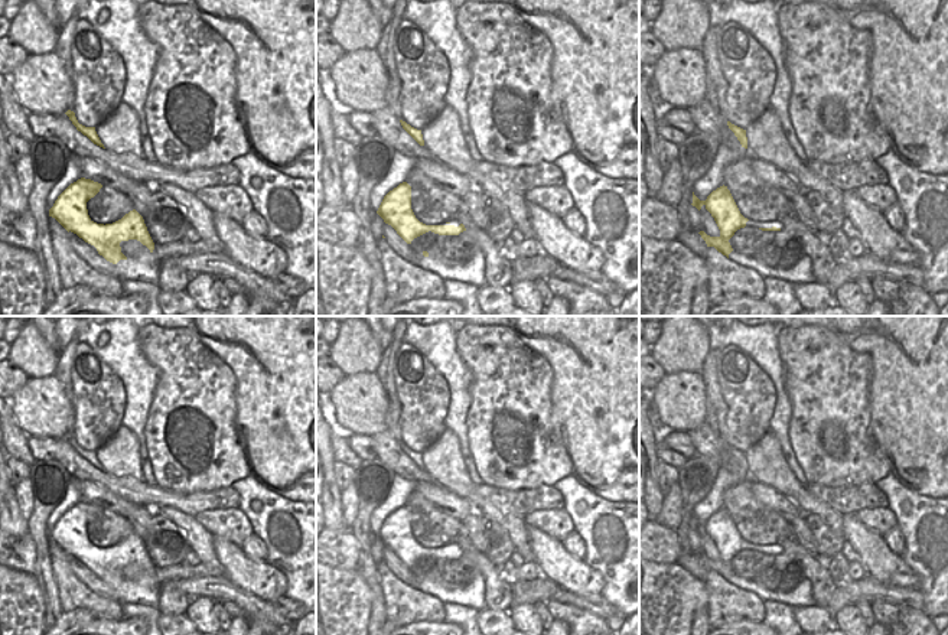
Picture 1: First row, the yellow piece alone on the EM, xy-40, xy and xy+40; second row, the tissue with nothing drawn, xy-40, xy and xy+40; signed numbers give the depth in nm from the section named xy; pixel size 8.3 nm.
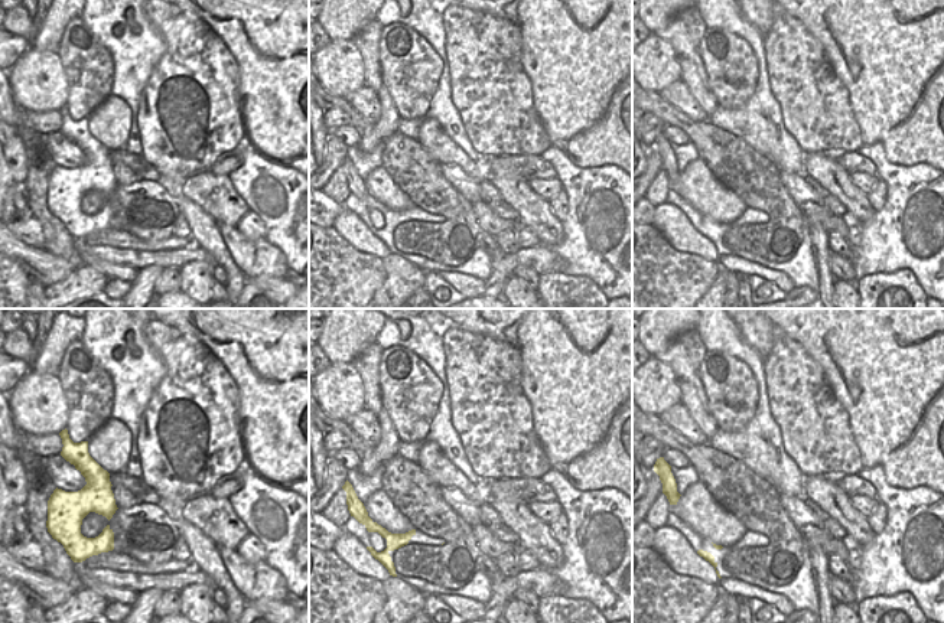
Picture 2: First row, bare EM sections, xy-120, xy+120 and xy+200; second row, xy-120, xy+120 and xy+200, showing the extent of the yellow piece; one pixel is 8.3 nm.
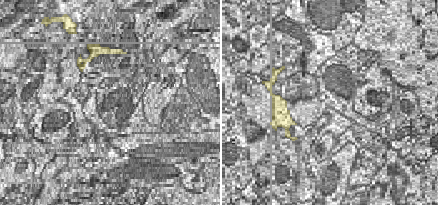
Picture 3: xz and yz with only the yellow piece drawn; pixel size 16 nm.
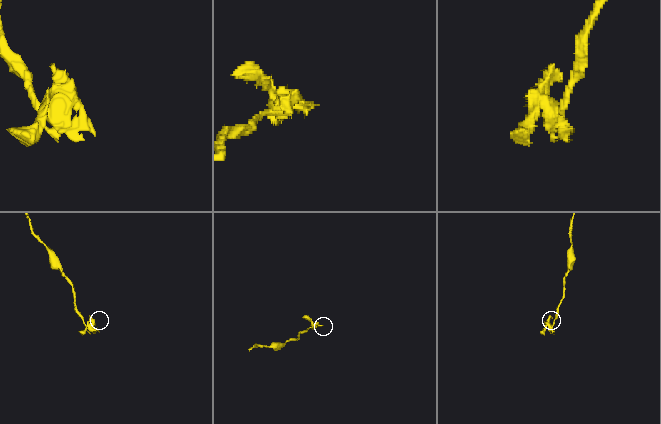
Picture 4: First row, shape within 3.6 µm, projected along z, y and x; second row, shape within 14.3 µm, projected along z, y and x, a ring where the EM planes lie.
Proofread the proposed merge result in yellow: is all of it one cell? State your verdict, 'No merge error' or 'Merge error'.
Merge error.

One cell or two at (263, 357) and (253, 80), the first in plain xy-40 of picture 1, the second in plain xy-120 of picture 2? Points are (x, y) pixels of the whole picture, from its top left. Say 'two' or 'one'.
one

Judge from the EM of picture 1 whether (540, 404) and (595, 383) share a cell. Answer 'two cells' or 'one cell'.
two cells

